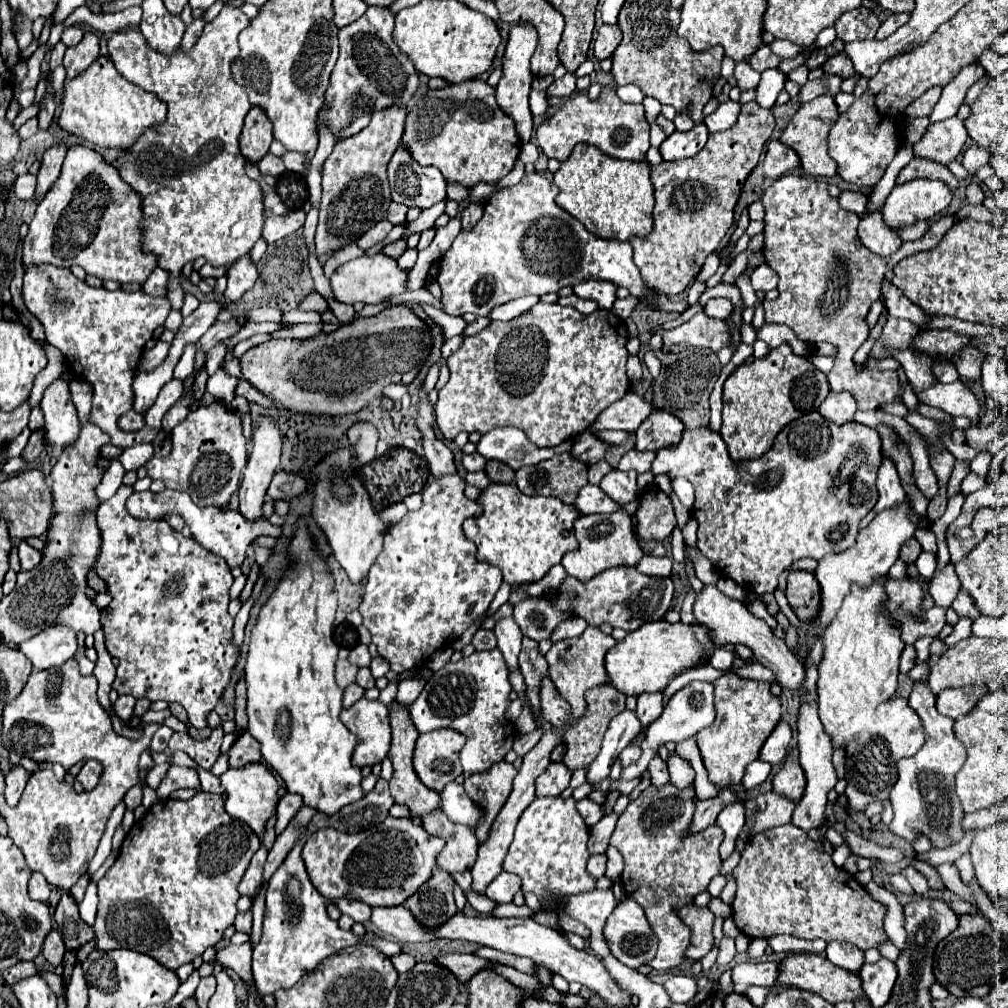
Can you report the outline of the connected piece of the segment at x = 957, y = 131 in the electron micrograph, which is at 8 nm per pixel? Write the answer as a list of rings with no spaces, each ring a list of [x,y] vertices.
[[[951,117],[941,123],[931,123],[919,143],[913,145],[915,157],[923,157],[941,165],[949,165],[963,149],[967,141],[965,125],[959,117]]]

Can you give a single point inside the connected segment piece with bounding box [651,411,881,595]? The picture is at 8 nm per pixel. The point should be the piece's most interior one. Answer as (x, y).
(805, 498)

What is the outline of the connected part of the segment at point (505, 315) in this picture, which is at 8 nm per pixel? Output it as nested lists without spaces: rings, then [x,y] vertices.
[[[531,295],[519,297],[519,299],[515,299],[515,301],[507,301],[507,303],[503,303],[503,305],[497,305],[497,307],[489,313],[489,319],[491,319],[491,321],[511,321],[511,319],[523,315],[527,309],[531,309],[537,301],[539,301],[539,297],[531,297]]]

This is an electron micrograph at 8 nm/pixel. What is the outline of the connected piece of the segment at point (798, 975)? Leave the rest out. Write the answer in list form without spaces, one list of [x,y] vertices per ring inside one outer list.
[[[791,953],[779,963],[779,975],[773,985],[773,993],[781,993],[785,989],[803,989],[809,993],[817,993],[833,1005],[839,1001],[845,1001],[845,999],[847,1001],[855,999],[855,997],[859,997],[859,993],[863,993],[857,973],[851,973],[837,965],[831,965],[831,961],[827,961],[825,957],[821,957],[817,953],[801,953],[801,955]]]

